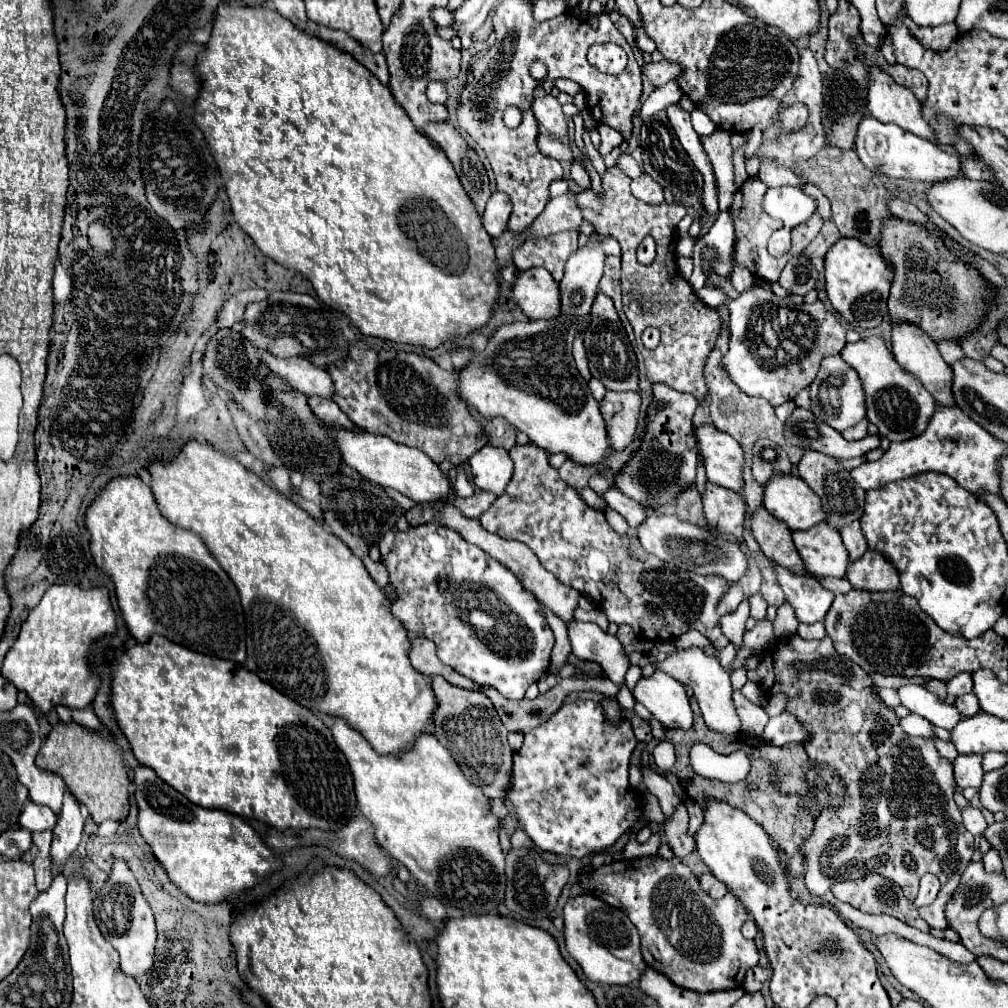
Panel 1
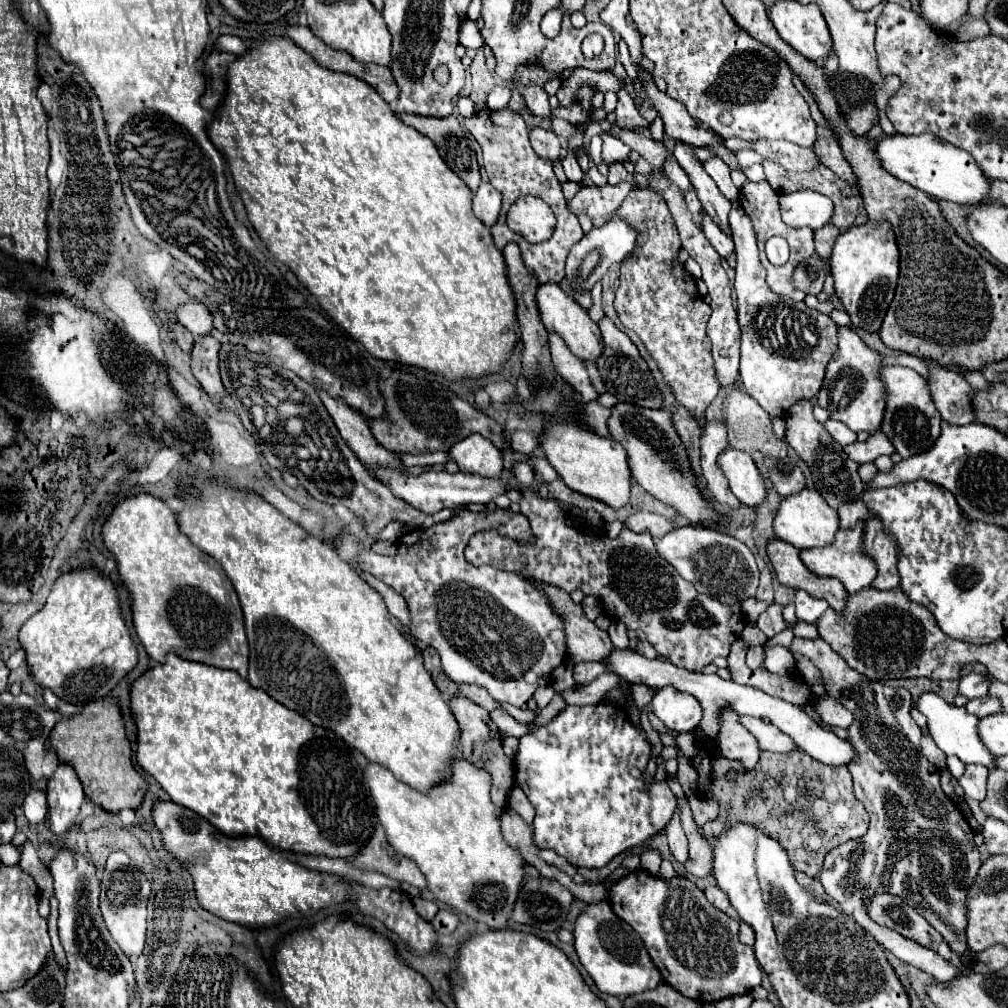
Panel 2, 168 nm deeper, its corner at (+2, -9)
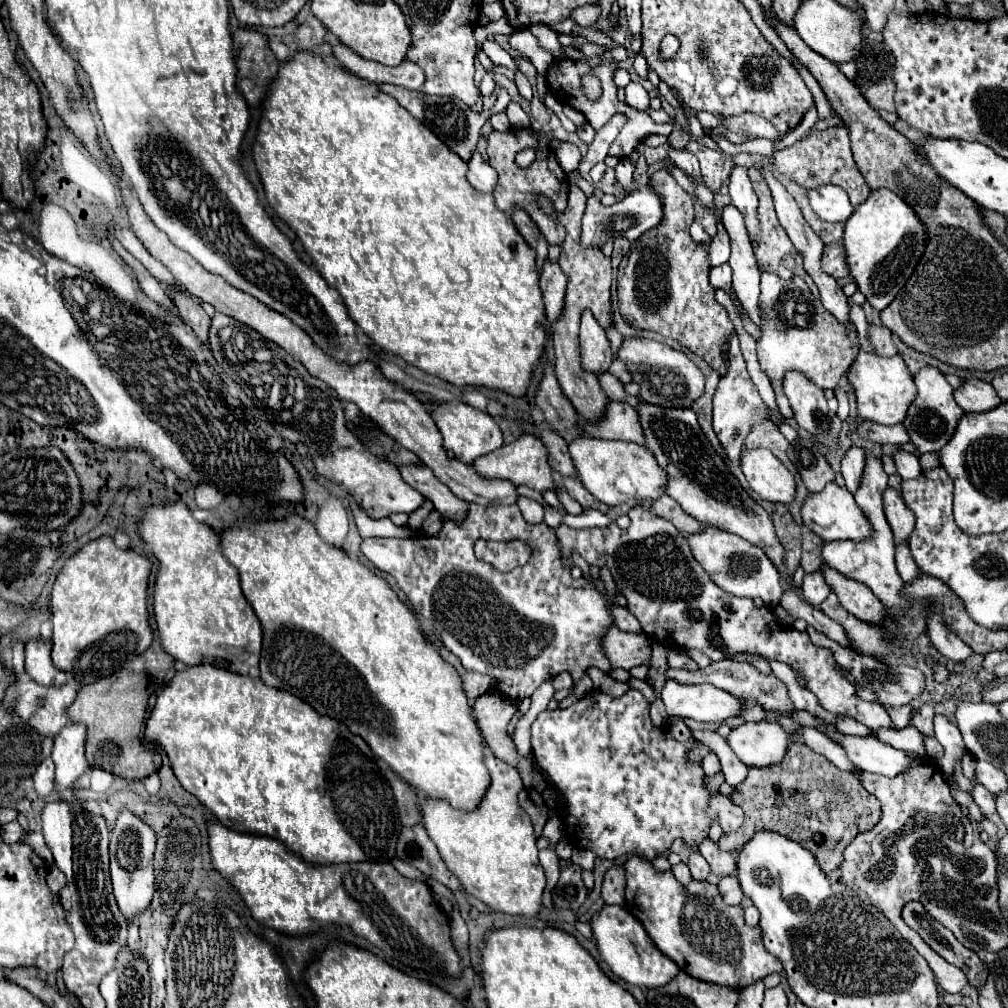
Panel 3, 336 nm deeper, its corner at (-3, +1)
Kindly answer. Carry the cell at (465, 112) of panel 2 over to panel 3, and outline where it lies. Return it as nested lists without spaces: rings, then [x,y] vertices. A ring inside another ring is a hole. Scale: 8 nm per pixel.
[[[497,113],[490,116],[490,122],[494,130],[506,132],[512,128],[506,113]]]

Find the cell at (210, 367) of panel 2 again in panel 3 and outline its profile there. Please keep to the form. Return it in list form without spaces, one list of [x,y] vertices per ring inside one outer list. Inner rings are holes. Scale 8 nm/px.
[[[170,292],[174,298],[174,304],[180,312],[180,318],[194,330],[194,334],[200,338],[202,344],[208,344],[208,332],[210,332],[210,316],[202,310],[196,296],[188,292]]]

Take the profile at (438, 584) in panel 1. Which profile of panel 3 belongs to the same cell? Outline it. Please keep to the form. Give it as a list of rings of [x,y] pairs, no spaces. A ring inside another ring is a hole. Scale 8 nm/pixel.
[[[470,504],[464,520],[446,518],[442,530],[436,536],[426,536],[424,532],[412,538],[366,538],[362,542],[362,554],[382,572],[390,574],[400,590],[408,596],[414,612],[426,618],[436,634],[440,634],[442,644],[458,656],[466,670],[488,674],[494,680],[494,688],[510,698],[522,700],[532,696],[532,692],[560,672],[570,672],[574,682],[592,666],[608,672],[608,660],[600,650],[600,636],[612,624],[608,612],[608,598],[602,596],[592,582],[584,578],[574,580],[570,570],[562,566],[556,534],[544,522],[528,524],[516,504],[510,506],[480,506]],[[474,540],[526,540],[532,546],[532,558],[522,568],[514,568],[500,574],[494,566],[480,562],[474,556]]]

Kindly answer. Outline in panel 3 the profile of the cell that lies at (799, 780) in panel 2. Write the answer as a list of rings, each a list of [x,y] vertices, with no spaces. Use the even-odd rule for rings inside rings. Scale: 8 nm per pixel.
[[[790,744],[782,762],[766,768],[748,768],[748,778],[734,786],[730,800],[744,810],[740,830],[722,834],[718,846],[736,852],[754,832],[774,830],[814,854],[824,874],[838,868],[842,850],[856,838],[856,834],[870,830],[880,816],[880,802],[870,796],[850,770],[836,768],[824,756]]]

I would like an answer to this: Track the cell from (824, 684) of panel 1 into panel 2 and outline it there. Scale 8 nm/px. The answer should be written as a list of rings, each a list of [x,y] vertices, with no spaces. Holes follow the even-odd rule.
[[[793,638],[791,650],[807,656],[821,670],[827,696],[841,698],[841,704],[855,716],[855,722],[849,728],[849,742],[859,758],[849,764],[849,770],[855,784],[855,796],[865,804],[871,816],[865,836],[849,840],[827,854],[819,880],[843,912],[853,916],[885,950],[939,982],[951,982],[957,974],[951,962],[945,962],[941,956],[935,956],[935,952],[873,922],[865,910],[865,900],[871,896],[881,892],[895,894],[937,928],[961,960],[971,952],[965,934],[965,898],[969,886],[975,882],[977,870],[981,868],[979,850],[973,842],[973,830],[961,810],[943,794],[939,786],[939,770],[935,766],[931,768],[931,762],[921,752],[919,738],[923,732],[911,718],[911,692],[907,688],[891,688],[865,678],[849,668],[847,662],[821,638]]]

